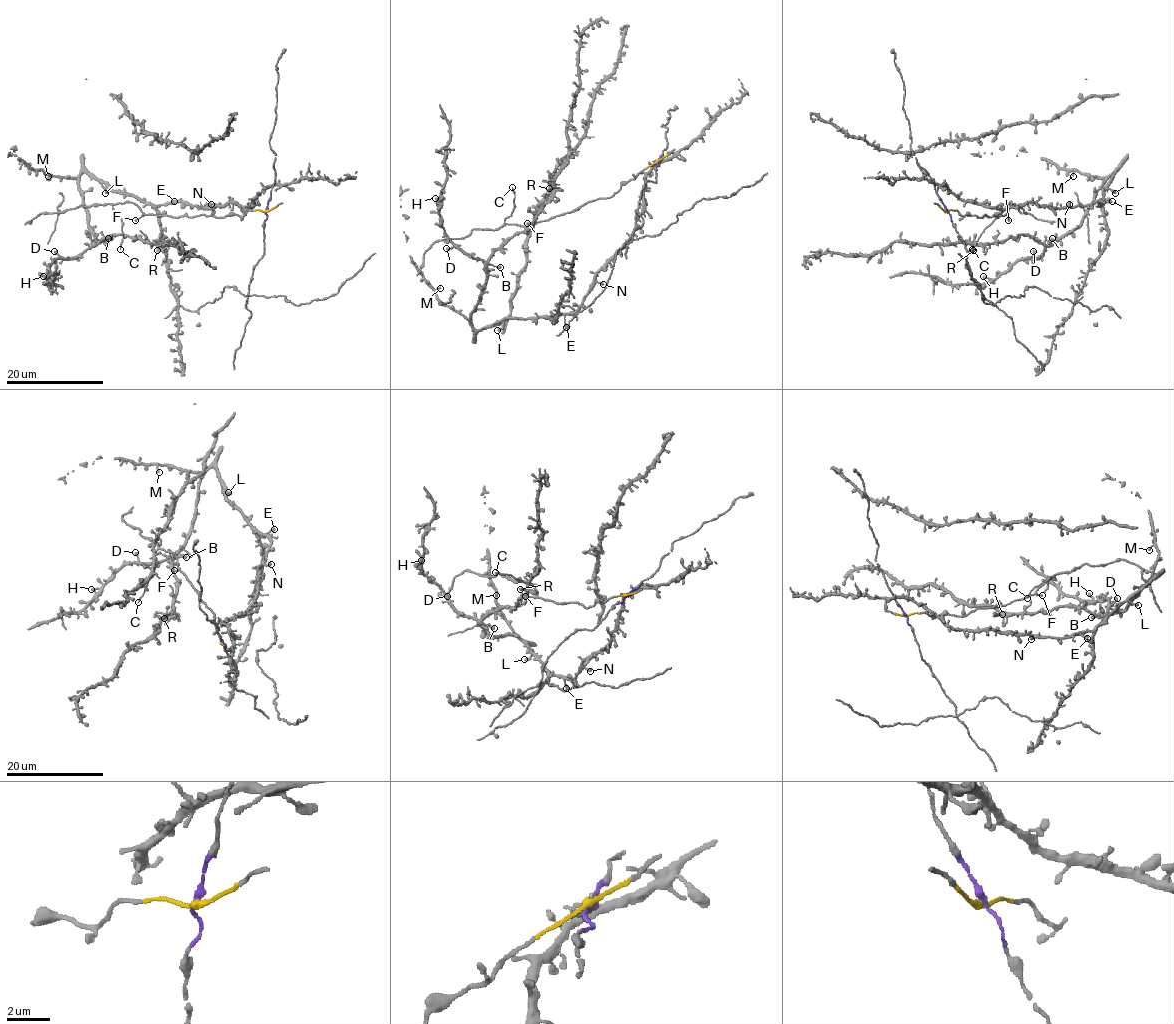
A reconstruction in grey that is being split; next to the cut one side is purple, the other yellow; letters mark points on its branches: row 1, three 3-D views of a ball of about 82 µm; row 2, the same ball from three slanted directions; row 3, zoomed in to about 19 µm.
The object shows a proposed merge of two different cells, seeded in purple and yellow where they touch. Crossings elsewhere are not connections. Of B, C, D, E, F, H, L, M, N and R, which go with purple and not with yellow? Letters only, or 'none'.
B, D, E, H, L, M, N, R

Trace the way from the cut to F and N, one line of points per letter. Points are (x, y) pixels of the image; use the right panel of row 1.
F: (946, 211), (957, 210), (963, 216), (982, 217), (1006, 214), (1008, 220)
N: (946, 210), (935, 189), (940, 186), (946, 186), (960, 199), (1004, 209), (1028, 203), (1059, 208), (1069, 204)

